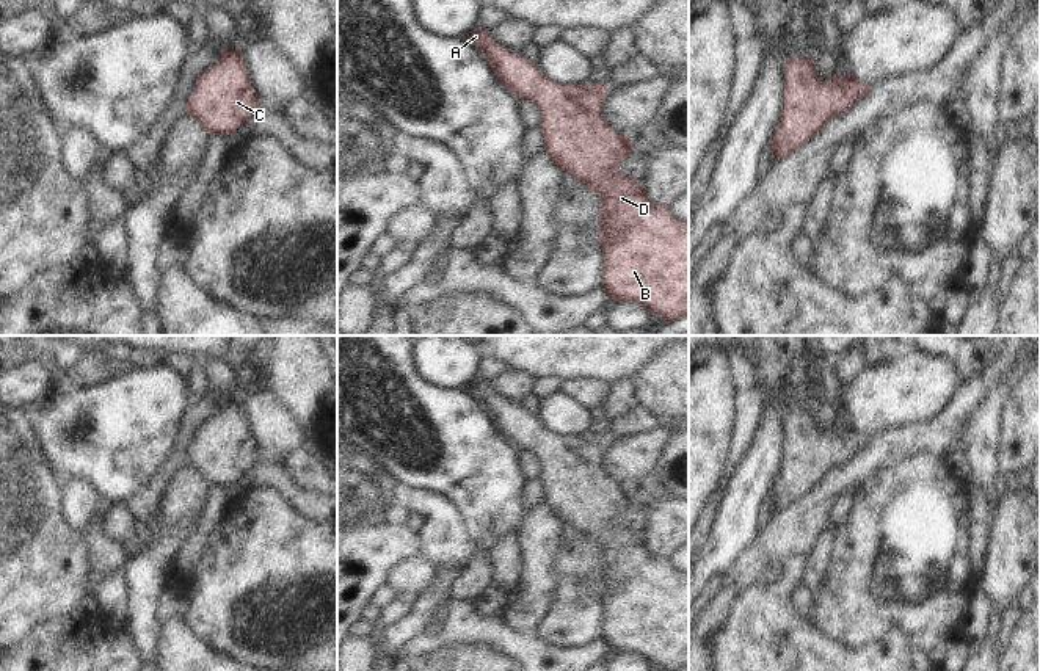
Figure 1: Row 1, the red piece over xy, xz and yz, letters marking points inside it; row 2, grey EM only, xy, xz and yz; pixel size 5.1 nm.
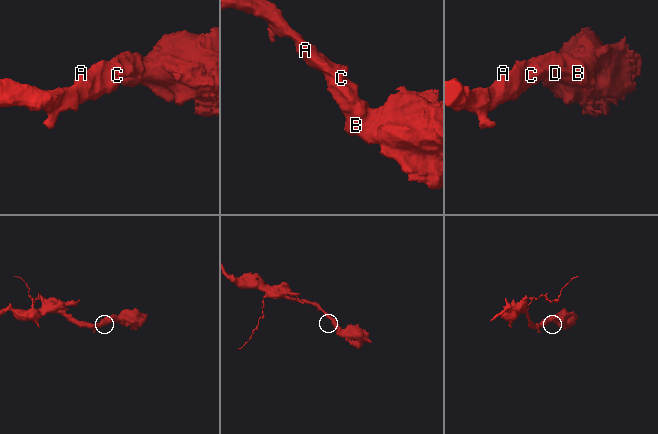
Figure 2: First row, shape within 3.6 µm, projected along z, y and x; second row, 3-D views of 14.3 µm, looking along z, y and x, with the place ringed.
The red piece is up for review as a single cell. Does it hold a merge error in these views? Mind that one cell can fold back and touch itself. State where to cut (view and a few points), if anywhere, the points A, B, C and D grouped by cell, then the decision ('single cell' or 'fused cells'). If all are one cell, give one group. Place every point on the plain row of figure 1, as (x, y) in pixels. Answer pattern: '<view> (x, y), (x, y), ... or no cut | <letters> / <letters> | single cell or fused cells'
no cut | A B C D | single cell

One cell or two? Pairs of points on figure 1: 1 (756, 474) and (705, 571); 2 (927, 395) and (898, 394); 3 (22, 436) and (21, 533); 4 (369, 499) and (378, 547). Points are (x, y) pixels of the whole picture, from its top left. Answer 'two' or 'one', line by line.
1: one
2: one
3: one
4: two

